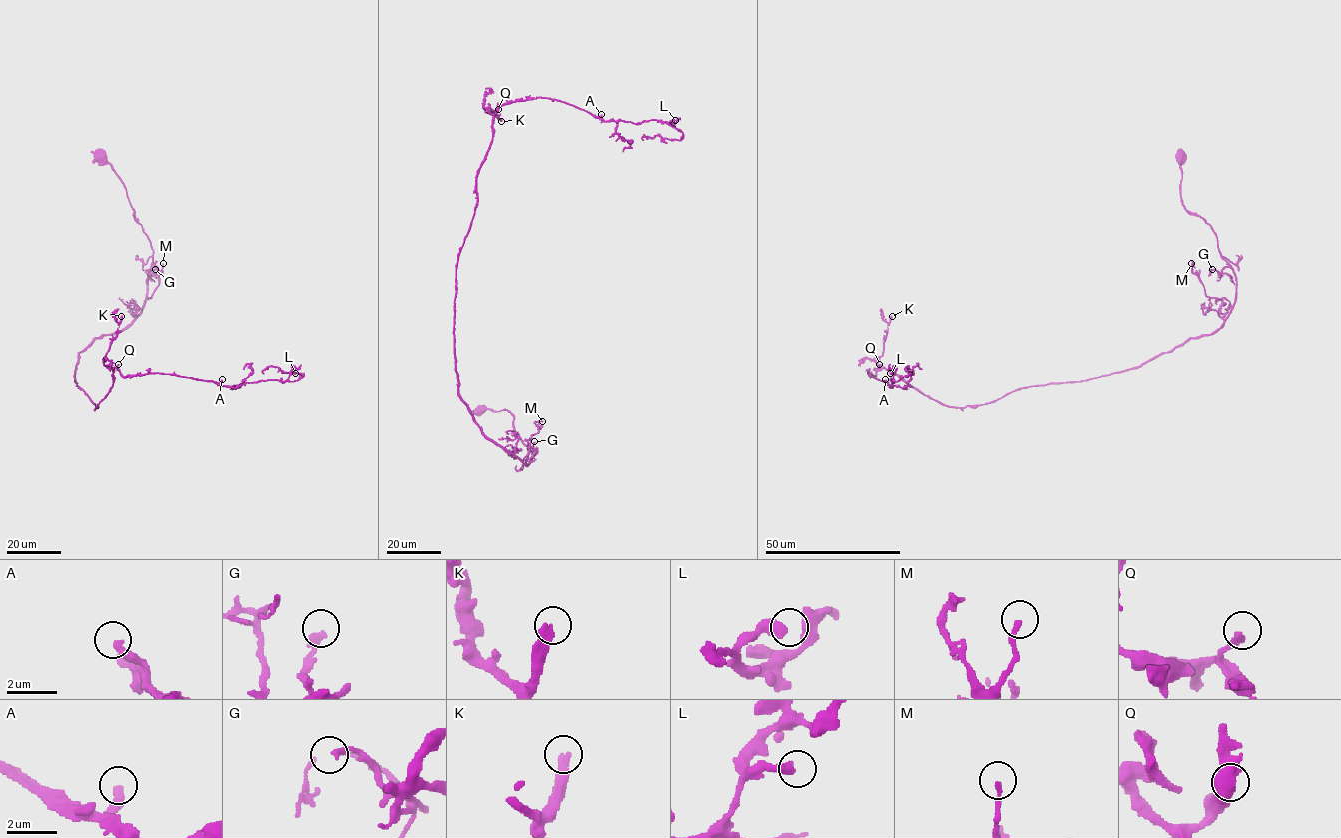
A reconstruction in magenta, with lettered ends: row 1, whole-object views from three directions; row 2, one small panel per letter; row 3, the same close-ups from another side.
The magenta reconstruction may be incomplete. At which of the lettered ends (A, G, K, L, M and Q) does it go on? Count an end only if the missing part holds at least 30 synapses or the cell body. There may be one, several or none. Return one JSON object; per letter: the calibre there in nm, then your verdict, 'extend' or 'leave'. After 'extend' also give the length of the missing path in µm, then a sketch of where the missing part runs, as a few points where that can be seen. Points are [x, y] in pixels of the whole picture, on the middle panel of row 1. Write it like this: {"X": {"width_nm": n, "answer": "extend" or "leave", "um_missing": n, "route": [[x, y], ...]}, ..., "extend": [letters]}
{"A": {"width_nm": 320, "answer": "leave"}, "G": {"width_nm": 240, "answer": "leave"}, "K": {"width_nm": 400, "answer": "extend", "um_missing": 110, "route": [[501, 121], [514, 133], [518, 152], [516, 172], [501, 197], [518, 182], [520, 156], [506, 130], [480, 114]]}, "L": {"width_nm": 420, "answer": "leave"}, "M": {"width_nm": 180, "answer": "leave"}, "Q": {"width_nm": 280, "answer": "extend", "um_missing": 10, "route": [[498, 109], [516, 96], [514, 91]]}, "extend": ["K", "Q"]}

